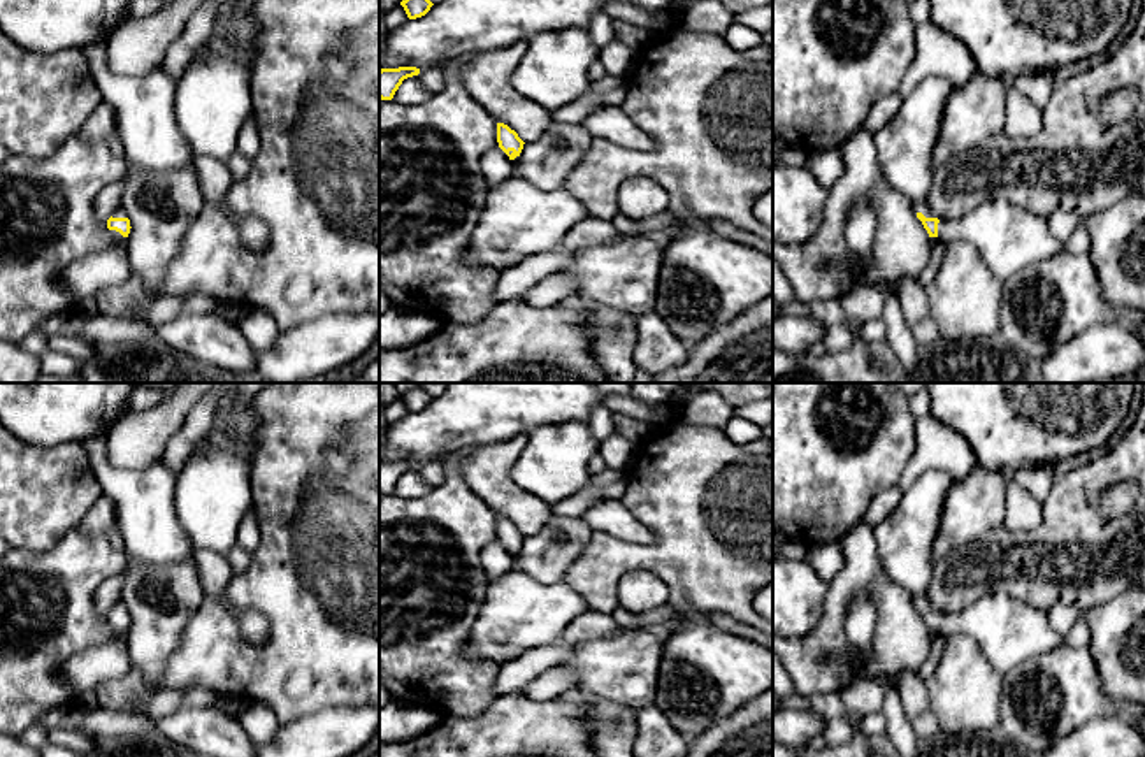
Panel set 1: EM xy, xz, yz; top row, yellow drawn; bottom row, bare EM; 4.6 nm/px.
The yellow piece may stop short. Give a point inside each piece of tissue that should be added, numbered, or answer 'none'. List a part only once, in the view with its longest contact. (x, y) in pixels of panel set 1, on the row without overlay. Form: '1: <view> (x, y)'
1: yz (1008, 631)

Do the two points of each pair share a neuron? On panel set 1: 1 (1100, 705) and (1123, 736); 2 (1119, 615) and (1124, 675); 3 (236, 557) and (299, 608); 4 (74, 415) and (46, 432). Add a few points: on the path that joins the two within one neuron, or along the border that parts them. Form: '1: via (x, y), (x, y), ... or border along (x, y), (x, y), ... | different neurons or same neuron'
1: border along (1126, 715), (1093, 717), (1070, 735) | different neurons
2: via (1119, 629), (1116, 656), (1121, 661) | same neuron
3: border along (252, 555), (246, 568), (236, 575) | different neurons
4: via (67, 415), (53, 425) | same neuron

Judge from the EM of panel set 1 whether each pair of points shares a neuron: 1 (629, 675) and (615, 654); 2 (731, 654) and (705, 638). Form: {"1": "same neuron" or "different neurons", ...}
{"1": "same neuron", "2": "same neuron"}

